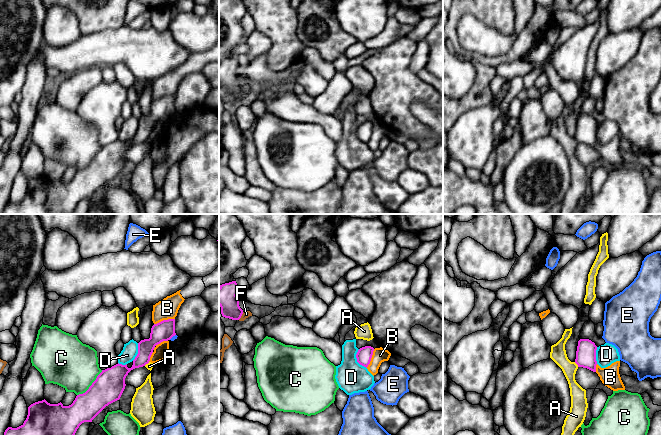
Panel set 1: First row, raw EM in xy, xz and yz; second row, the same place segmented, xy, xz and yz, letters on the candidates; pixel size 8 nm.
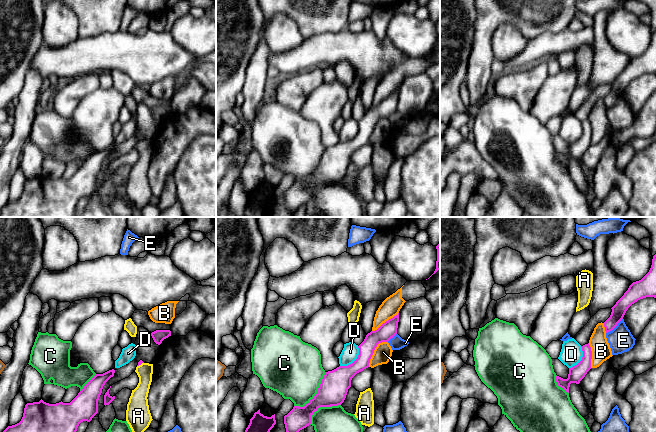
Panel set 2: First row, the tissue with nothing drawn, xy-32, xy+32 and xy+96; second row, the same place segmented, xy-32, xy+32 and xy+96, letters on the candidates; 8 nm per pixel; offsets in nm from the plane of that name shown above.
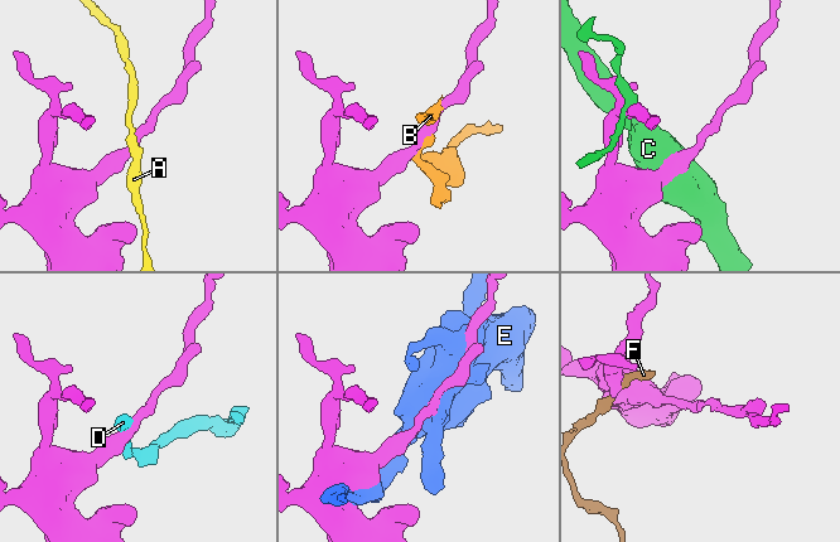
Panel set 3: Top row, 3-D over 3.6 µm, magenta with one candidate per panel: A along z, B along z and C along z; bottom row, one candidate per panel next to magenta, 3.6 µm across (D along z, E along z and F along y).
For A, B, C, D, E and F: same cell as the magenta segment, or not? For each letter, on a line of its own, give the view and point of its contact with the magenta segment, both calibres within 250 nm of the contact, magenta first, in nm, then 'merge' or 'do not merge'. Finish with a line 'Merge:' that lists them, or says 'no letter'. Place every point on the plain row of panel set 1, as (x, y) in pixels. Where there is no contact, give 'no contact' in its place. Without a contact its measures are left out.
A: meets magenta in yz at (576, 139); 160 nm thick on the magenta side, 130 nm on the other; do not merge
B: meets magenta in xy at (164, 96); 160 nm thick on the magenta side, 160 nm on the other; do not merge
C: meets magenta in xy at (91, 161); 240 nm thick on the magenta side, 400 nm on the other; do not merge
D: meets magenta in xz at (357, 136); 120 nm thick on the magenta side, 260 nm on the other; do not merge
E: meets magenta in xy at (172, 112); 160 nm thick on the magenta side, 40 nm on the other; do not merge
F: meets magenta in xz at (241, 91); 170 nm thick on the magenta side, 60 nm on the other; do not merge
Merge: no letter

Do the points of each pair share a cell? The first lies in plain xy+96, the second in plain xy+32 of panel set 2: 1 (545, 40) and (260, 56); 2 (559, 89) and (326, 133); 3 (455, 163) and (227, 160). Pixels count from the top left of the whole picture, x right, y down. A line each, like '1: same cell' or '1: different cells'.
1: different cells
2: same cell
3: same cell

